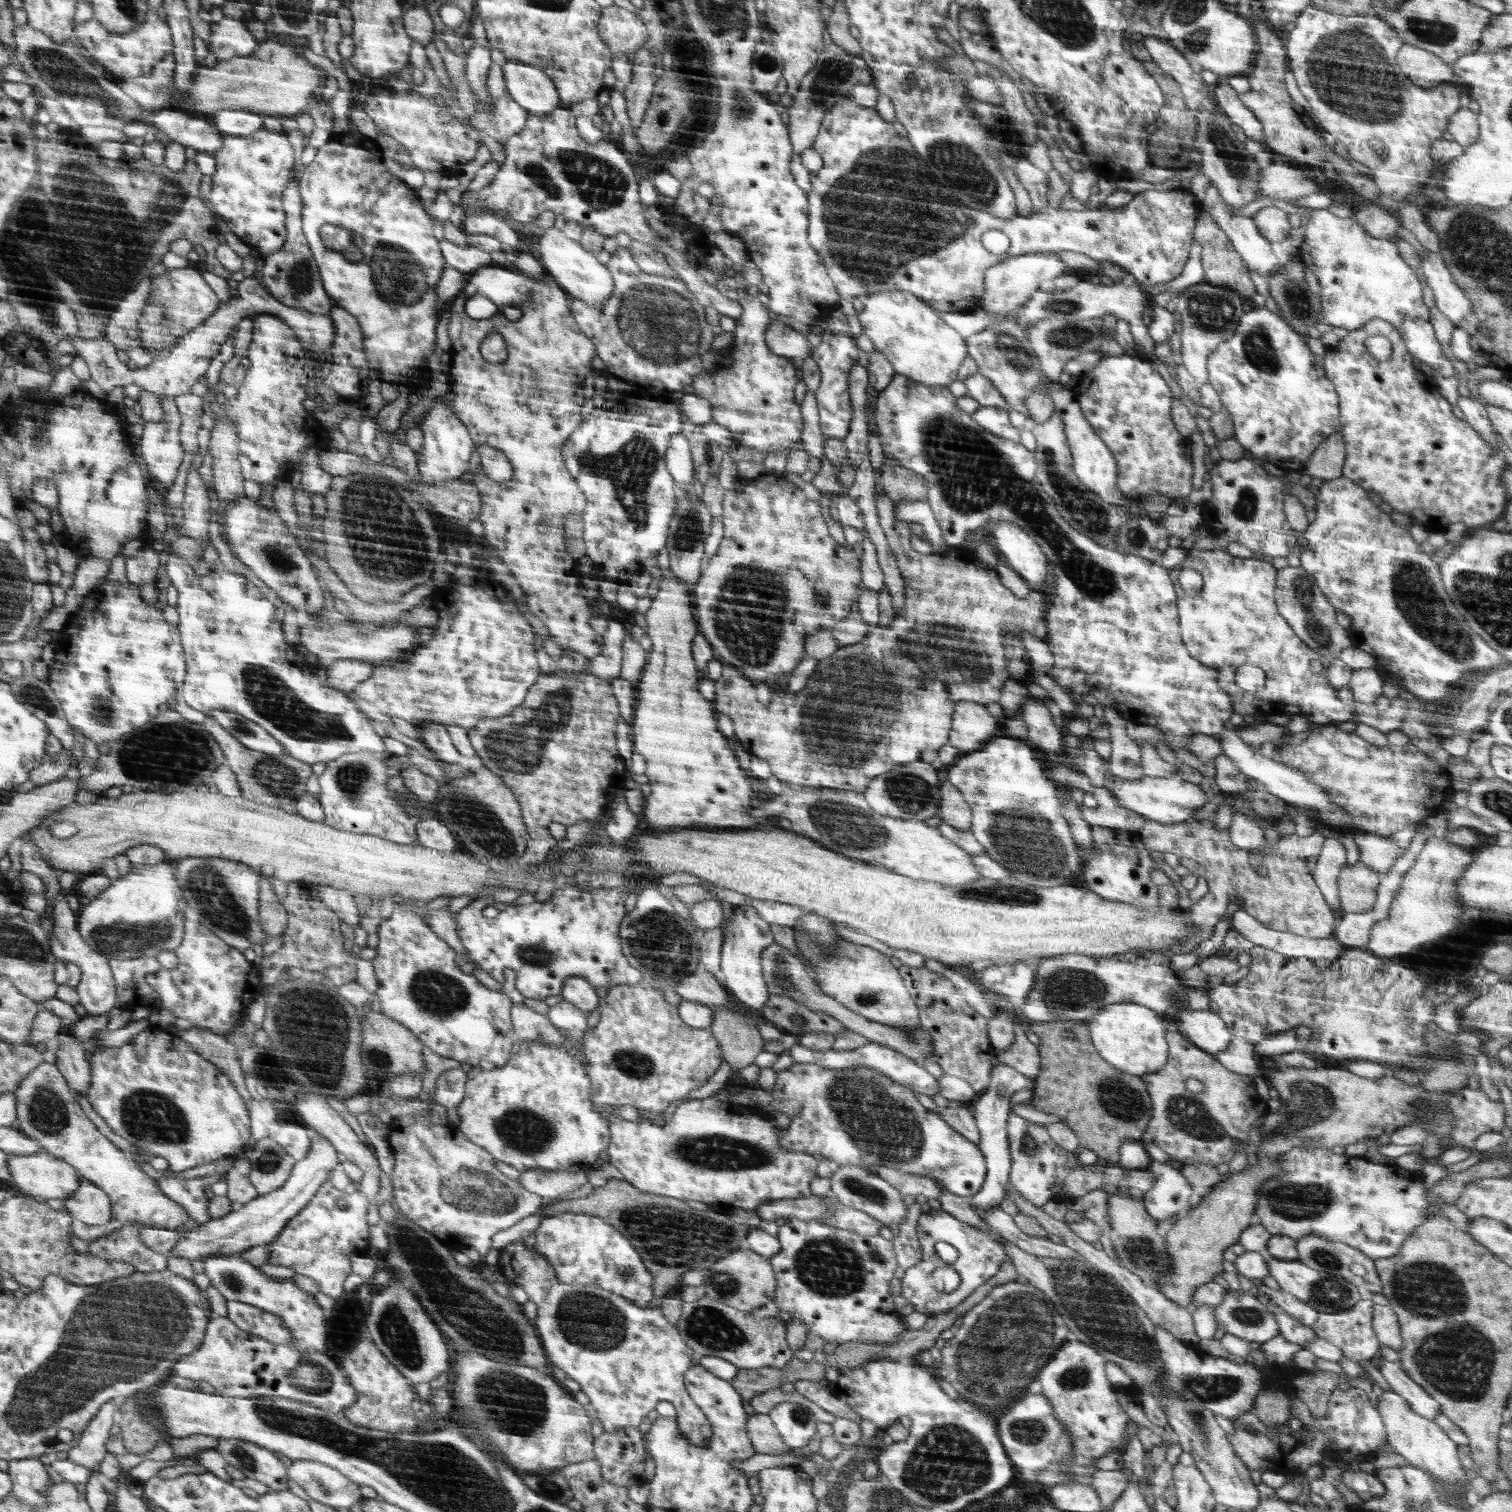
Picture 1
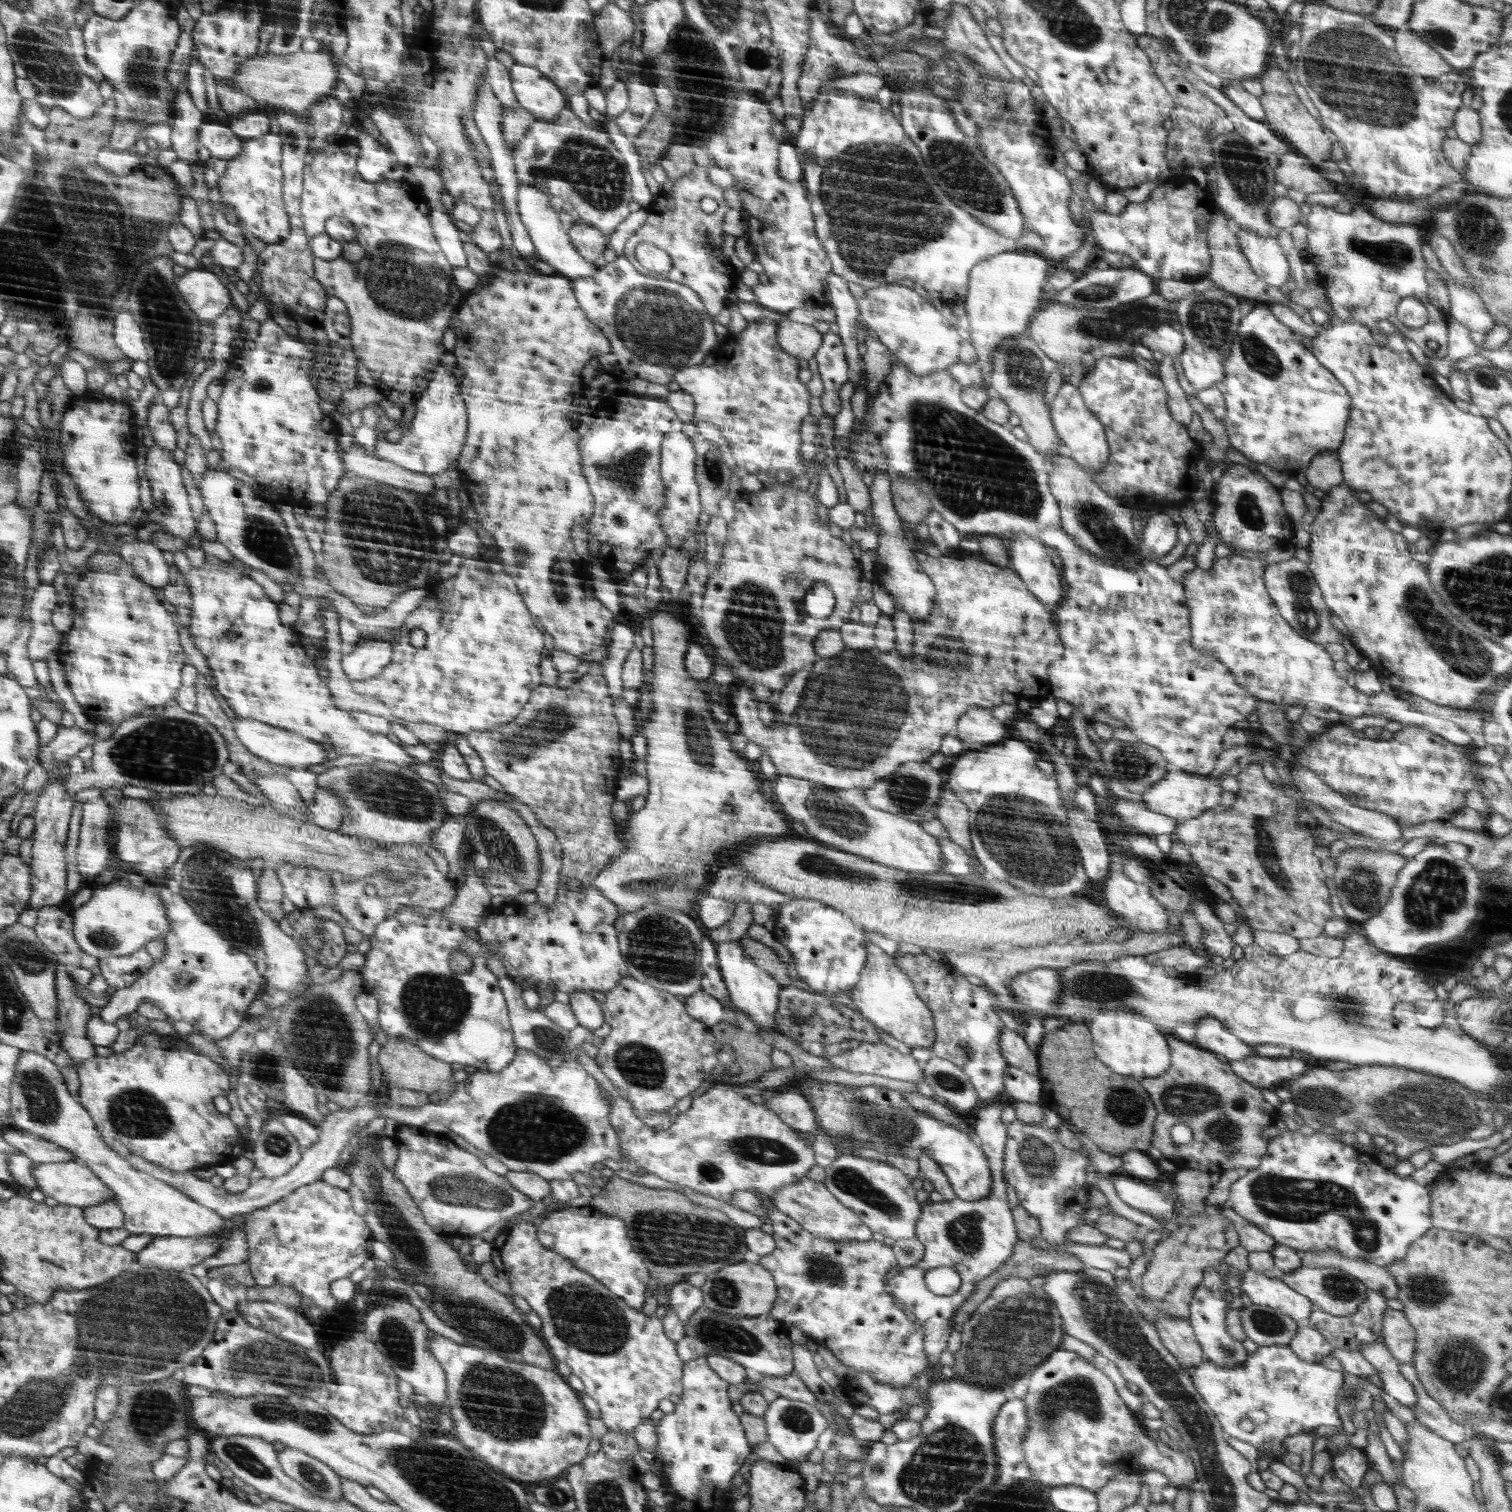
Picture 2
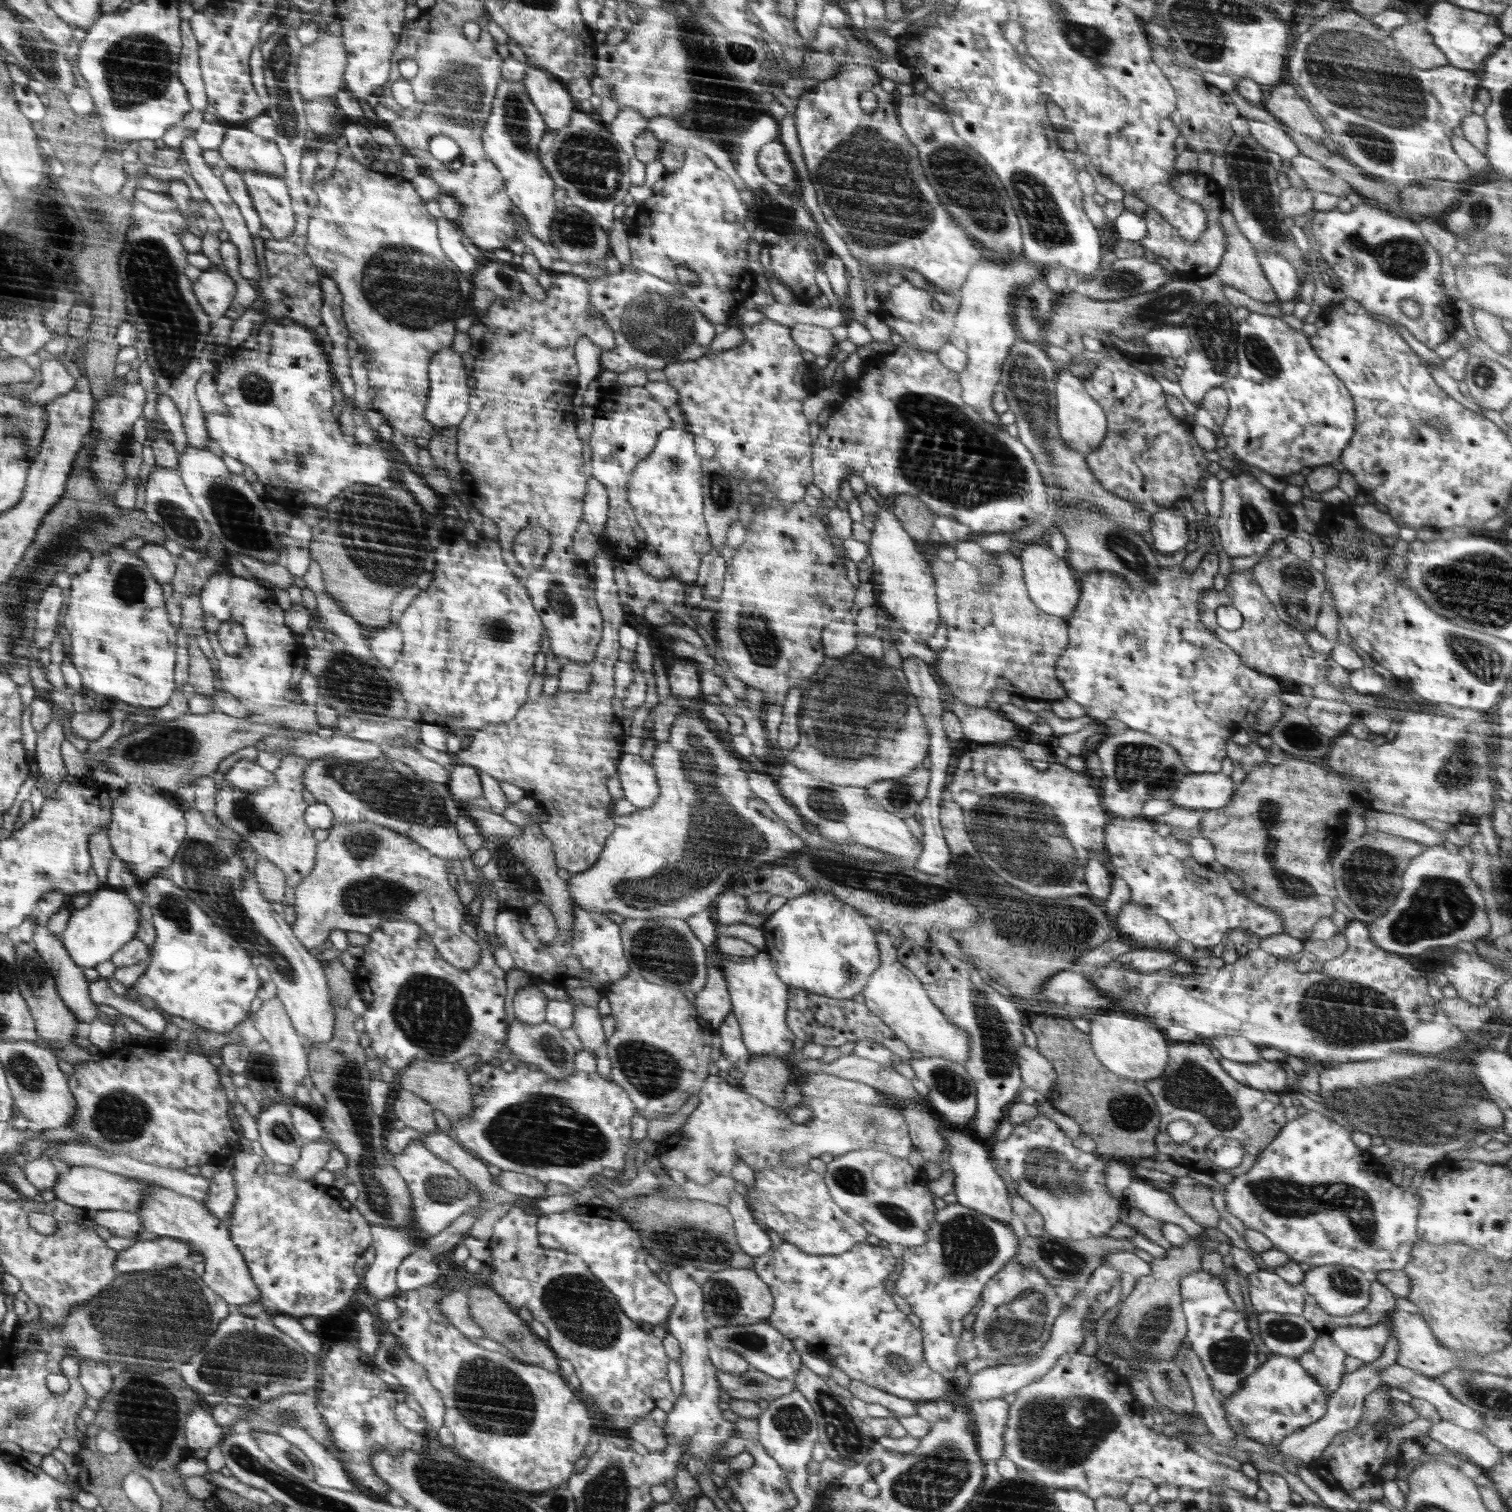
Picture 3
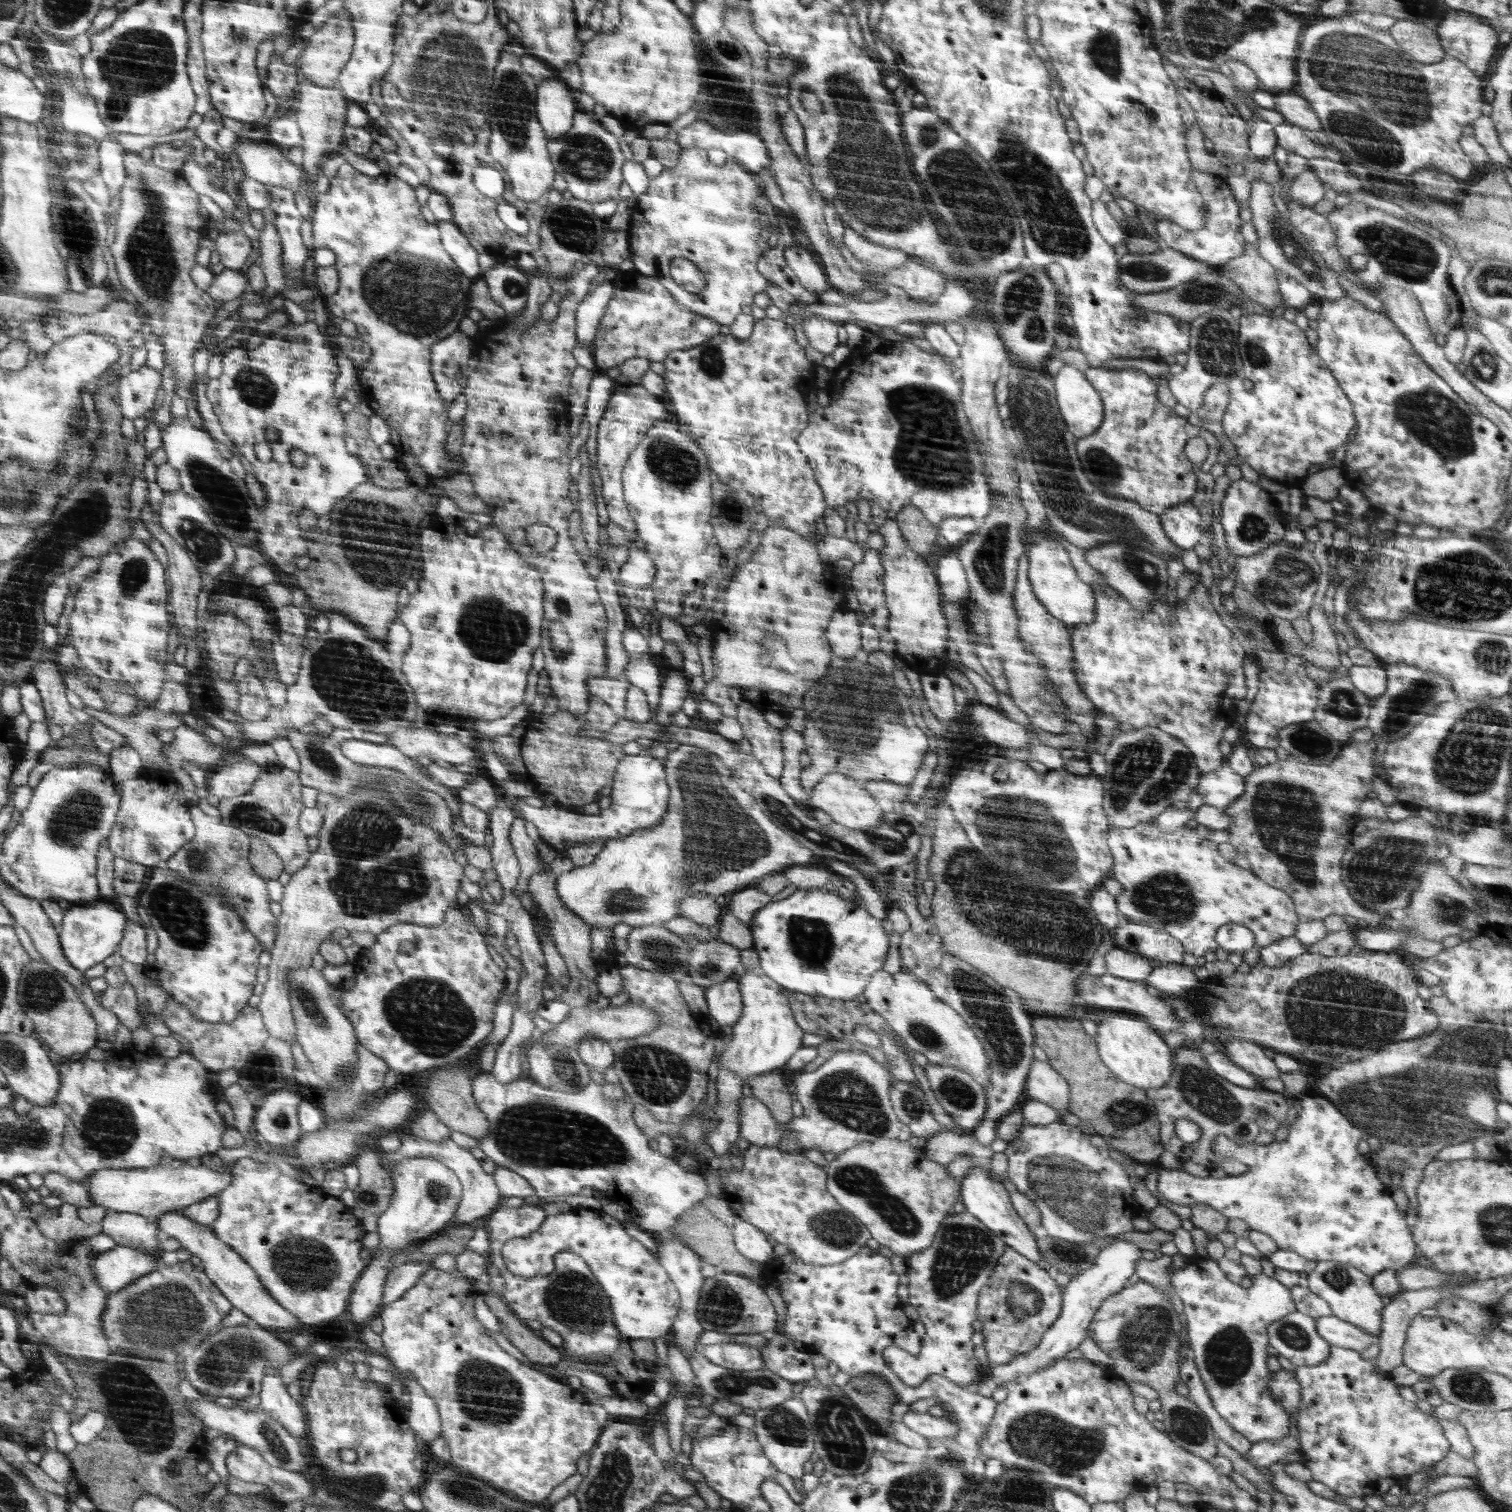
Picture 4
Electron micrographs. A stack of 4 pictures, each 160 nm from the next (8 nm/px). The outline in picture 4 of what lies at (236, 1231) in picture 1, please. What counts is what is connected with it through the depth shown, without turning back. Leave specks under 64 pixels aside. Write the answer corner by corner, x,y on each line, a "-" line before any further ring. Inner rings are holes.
117,1245
110,1251
97,1254
93,1261
93,1274
94,1280
109,1295
162,1266
162,1261
148,1252

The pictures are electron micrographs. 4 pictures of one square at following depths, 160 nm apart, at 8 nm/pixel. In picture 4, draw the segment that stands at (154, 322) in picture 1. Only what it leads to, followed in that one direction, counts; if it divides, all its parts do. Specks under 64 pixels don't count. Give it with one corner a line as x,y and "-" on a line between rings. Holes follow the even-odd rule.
225,269
220,274
215,275
212,286
206,288
206,294
214,298
214,302
220,306
225,302
235,301
246,289
249,276
242,271

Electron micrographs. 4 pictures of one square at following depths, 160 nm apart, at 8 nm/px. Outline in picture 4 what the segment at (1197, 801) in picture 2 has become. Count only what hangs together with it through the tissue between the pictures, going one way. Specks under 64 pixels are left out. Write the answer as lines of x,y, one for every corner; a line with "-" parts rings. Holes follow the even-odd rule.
1225,762
1219,770
1201,775
1199,783
1195,786
1194,793
1198,793
1202,797
1203,805
1225,810
1230,804
1233,804
1238,798
1242,797
1244,792
1246,792
1245,778
1235,774
1230,769
1229,764

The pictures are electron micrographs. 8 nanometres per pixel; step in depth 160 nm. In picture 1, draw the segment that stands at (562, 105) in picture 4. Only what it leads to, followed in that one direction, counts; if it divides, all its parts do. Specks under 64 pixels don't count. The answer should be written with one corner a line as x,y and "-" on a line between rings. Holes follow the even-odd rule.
507,60
504,75
508,92
530,113
545,115
559,107
557,85
545,71
530,63

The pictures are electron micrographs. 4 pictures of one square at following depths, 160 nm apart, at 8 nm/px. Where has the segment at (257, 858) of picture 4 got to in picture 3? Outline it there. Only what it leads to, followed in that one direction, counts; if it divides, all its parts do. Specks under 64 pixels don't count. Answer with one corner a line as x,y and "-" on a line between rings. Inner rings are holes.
258,857
256,862
256,881
262,896
271,902
284,903
285,877
280,868
276,867
270,859

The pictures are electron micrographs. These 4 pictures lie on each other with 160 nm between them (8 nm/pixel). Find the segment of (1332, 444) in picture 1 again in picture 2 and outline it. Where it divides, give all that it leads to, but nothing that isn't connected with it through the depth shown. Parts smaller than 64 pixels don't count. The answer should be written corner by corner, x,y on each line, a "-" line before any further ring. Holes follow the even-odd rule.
1337,451
1317,454
1305,470
1308,484
1313,489
1329,491
1343,482
1343,470

